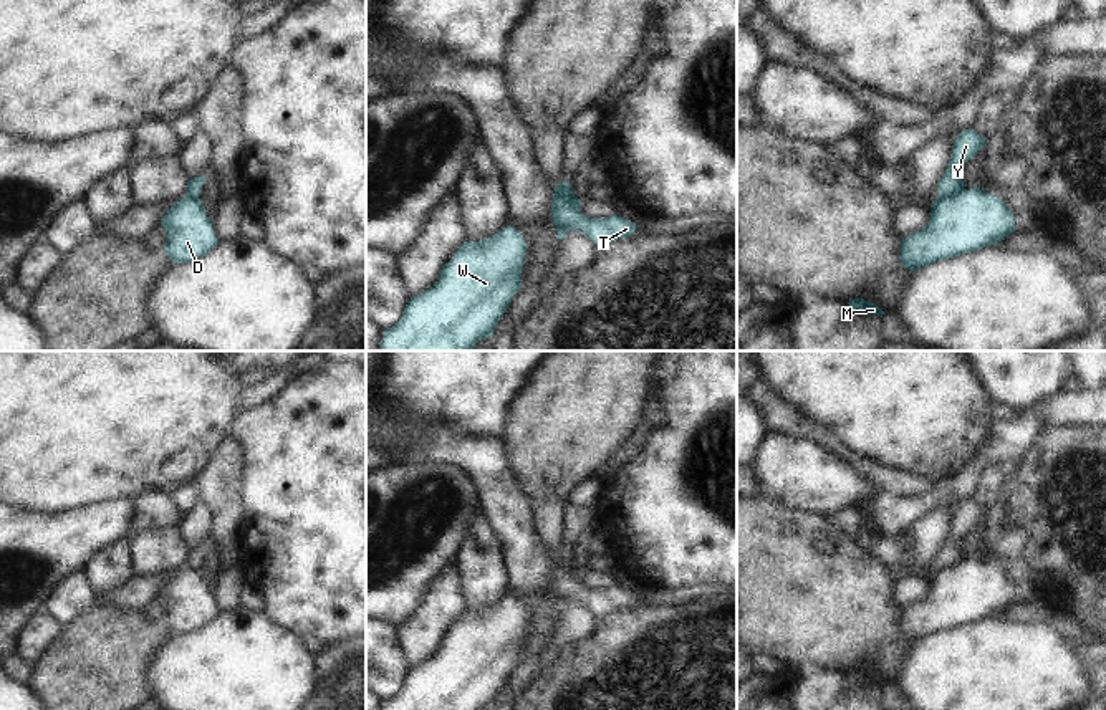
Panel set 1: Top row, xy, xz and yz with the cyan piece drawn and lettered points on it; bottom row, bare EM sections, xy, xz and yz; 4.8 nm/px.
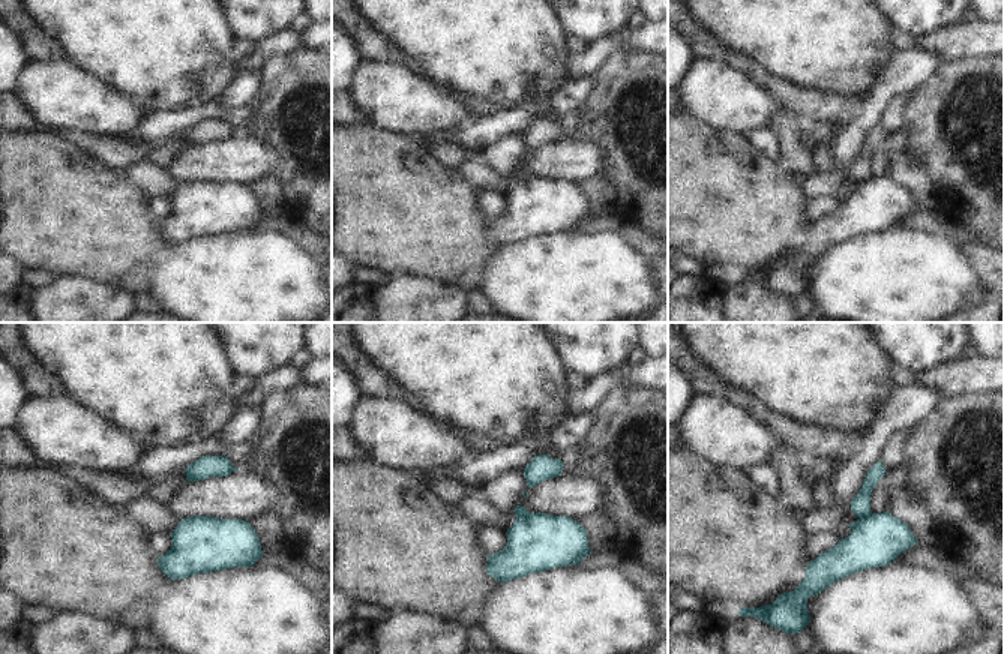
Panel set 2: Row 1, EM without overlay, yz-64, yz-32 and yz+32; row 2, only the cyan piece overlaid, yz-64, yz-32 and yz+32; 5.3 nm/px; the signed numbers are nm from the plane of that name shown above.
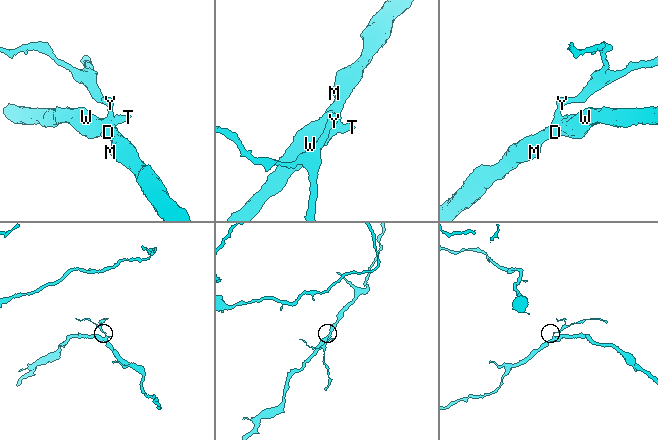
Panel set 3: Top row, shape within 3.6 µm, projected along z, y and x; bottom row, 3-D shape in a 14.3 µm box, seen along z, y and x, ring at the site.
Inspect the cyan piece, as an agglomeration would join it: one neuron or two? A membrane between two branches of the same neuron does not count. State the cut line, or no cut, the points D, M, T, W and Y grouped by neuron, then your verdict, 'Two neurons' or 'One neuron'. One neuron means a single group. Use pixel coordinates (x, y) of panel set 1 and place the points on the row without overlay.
Split along yz (964, 558), (947, 566), (939, 566). Groups: D M T W / Y. Two neurons

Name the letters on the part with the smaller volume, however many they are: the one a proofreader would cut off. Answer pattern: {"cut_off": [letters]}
{"cut_off": ["Y"]}

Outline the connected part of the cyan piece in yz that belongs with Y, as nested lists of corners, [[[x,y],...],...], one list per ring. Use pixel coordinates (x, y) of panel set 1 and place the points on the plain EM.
[[[972,498],[957,506],[949,536],[939,551],[939,566],[952,566],[964,561],[962,540],[977,523],[985,518],[988,510],[979,506]]]

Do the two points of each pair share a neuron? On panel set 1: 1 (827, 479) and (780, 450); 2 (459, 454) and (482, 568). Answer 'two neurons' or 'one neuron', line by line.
1: one neuron
2: two neurons

